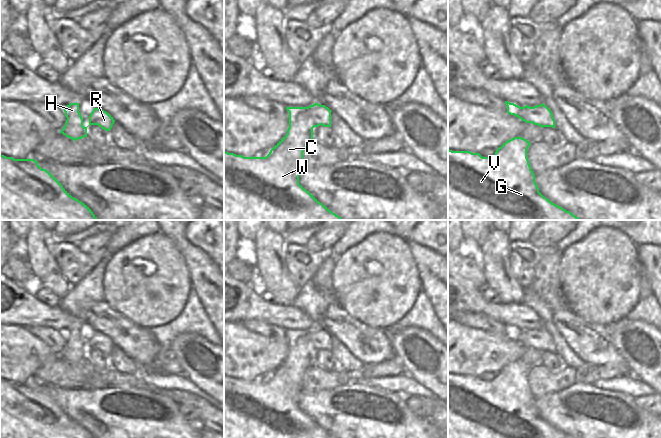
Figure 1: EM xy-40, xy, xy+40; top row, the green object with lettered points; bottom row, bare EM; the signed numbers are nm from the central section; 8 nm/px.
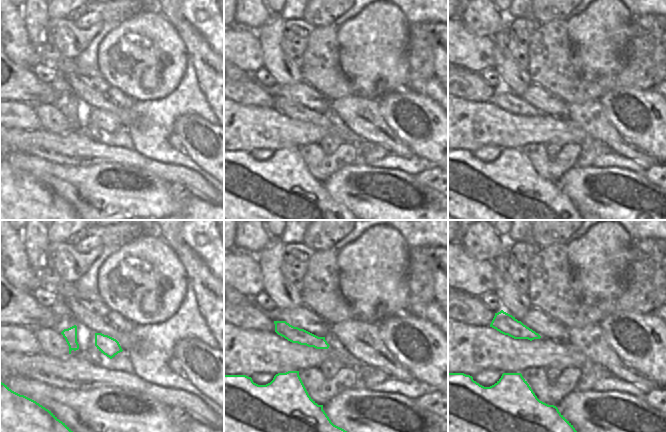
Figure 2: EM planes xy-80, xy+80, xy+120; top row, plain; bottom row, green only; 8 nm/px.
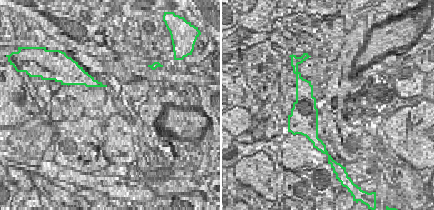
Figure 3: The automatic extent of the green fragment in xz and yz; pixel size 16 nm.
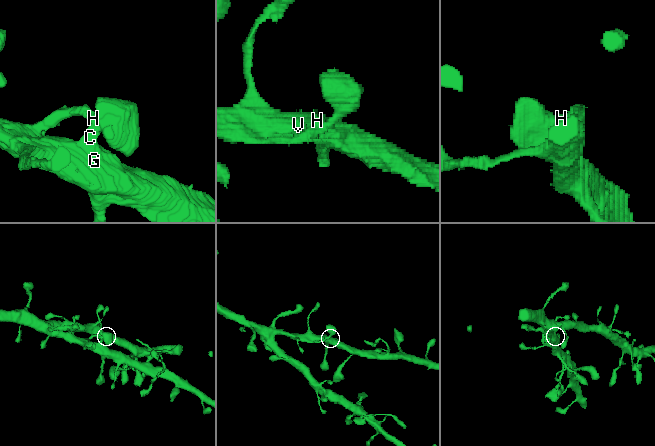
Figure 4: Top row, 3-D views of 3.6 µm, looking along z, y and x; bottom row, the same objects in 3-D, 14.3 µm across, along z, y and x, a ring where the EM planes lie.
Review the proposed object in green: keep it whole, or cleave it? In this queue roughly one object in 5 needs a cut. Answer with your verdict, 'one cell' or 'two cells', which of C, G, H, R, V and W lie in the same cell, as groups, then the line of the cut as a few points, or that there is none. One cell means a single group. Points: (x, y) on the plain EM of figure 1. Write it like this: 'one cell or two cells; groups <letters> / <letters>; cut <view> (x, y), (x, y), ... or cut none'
one cell; groups C G H R V W; cut none

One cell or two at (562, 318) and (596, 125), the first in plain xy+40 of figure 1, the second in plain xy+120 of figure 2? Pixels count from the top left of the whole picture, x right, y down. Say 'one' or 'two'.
one

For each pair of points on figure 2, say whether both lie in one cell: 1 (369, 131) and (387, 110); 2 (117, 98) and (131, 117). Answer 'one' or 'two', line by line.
1: two
2: one

